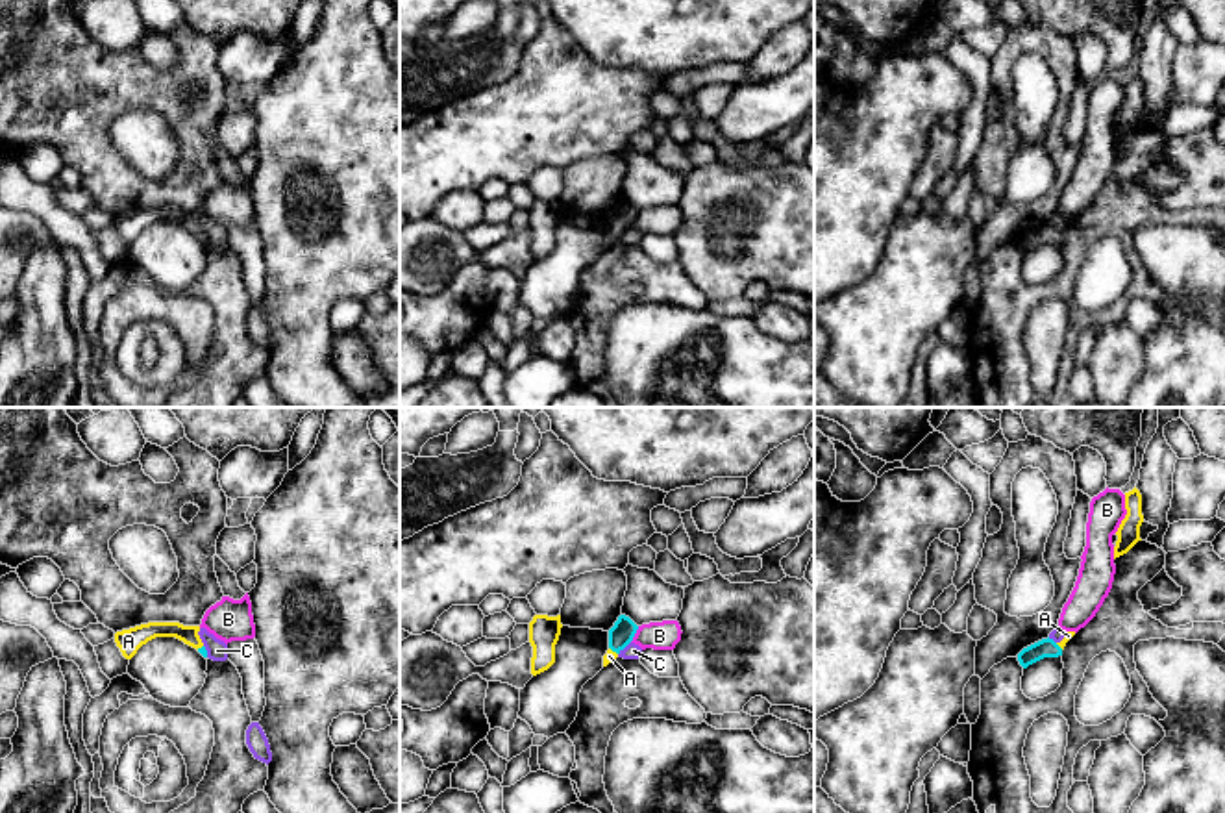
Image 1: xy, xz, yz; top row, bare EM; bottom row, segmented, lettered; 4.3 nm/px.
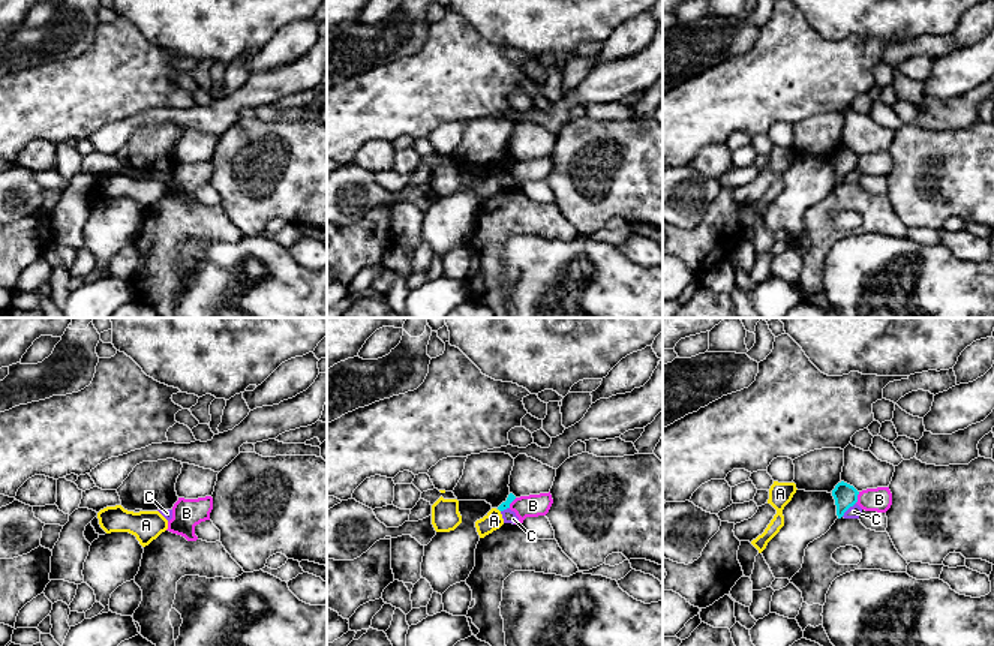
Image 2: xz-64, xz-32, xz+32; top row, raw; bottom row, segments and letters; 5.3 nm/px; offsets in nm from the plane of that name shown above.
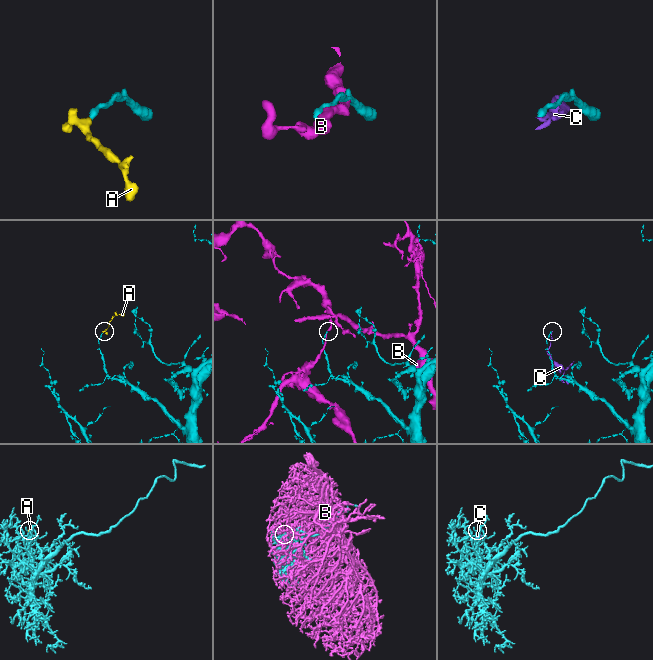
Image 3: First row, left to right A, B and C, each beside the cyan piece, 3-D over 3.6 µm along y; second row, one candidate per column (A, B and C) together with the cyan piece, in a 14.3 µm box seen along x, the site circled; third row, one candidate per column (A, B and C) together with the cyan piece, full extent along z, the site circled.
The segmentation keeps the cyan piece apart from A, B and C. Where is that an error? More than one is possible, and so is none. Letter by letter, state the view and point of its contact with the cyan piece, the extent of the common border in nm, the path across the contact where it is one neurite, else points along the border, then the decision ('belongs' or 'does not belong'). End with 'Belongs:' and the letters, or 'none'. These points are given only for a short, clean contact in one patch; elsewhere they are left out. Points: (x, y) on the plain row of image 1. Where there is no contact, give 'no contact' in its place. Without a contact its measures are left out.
A: meets cyan in xz at (613, 236); contact 50 nm long; runs through xz (622, 217), (613, 236), (609, 241); belongs
B: meets cyan in xz at (635, 217); contact 80 nm long; does not belong
C: meets cyan in xz at (624, 232); contact 80 nm long; border along xz (630, 226), (618, 239); does not belong
Belongs: A

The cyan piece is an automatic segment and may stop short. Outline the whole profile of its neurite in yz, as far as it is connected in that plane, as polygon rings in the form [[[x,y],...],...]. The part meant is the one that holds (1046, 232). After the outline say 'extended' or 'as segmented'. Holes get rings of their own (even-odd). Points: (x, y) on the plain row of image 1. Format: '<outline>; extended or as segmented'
[[[1064,217],[1064,224],[1060,228],[1055,228],[1053,224],[1042,224],[1027,233],[1023,233],[1018,239],[1018,246],[1023,254],[1027,254],[1029,250],[1044,244],[1044,243],[1058,243],[1062,241],[1062,235],[1066,231],[1066,228],[1075,220],[1075,217]]]; extended

